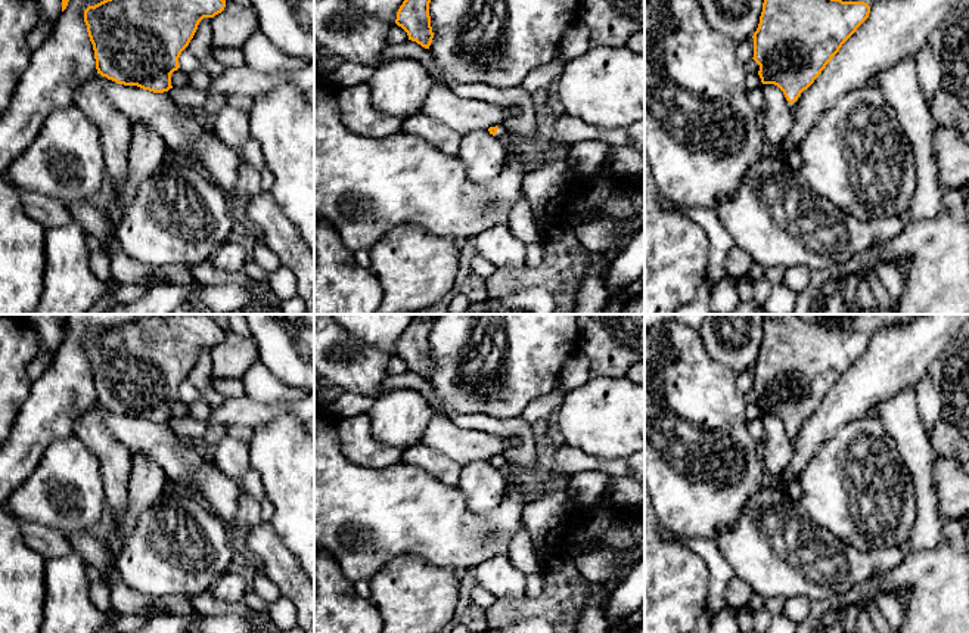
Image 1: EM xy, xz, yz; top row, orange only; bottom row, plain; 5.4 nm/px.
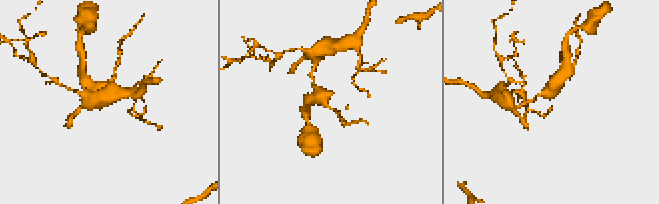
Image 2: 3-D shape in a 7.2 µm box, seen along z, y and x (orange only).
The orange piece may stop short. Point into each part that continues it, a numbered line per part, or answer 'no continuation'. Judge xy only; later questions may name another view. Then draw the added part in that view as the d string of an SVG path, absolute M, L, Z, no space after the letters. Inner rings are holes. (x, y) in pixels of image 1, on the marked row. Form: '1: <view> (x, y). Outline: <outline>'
no continuation

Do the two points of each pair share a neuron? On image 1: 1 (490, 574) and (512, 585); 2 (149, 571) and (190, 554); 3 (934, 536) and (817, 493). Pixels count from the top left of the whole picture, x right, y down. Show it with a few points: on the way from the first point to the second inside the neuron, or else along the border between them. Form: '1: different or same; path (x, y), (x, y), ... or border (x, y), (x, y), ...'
1: same; path (496, 574), (506, 582)
2: same; path (160, 561), (167, 554), (180, 554)
3: different; border (916, 493), (916, 518), (907, 540), (901, 546)

